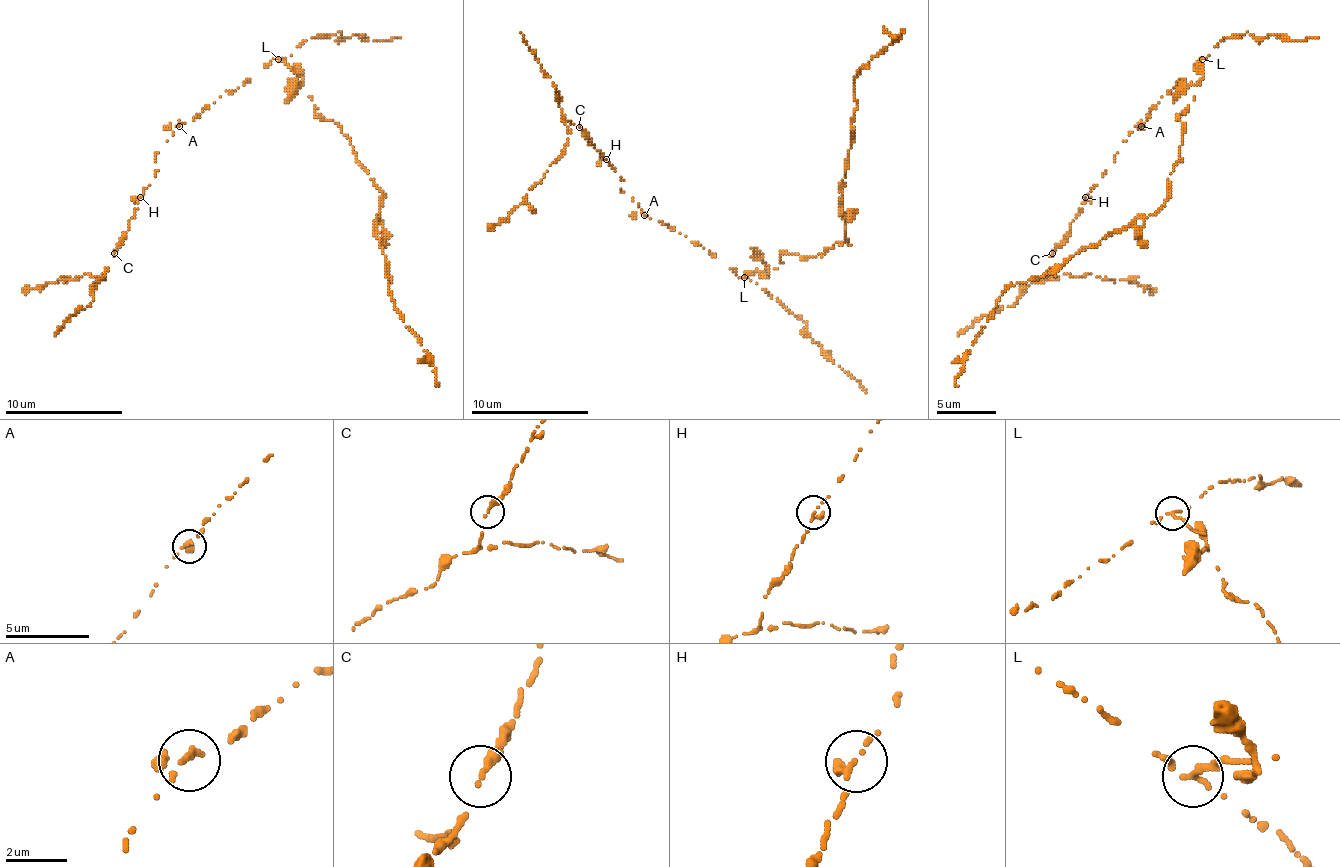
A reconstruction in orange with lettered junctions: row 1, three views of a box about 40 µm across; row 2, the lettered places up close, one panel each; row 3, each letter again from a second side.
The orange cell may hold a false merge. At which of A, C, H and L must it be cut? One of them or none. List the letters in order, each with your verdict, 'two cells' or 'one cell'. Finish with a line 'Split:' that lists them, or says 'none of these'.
A: one cell
C: one cell
H: one cell
L: two cells
Split: L

